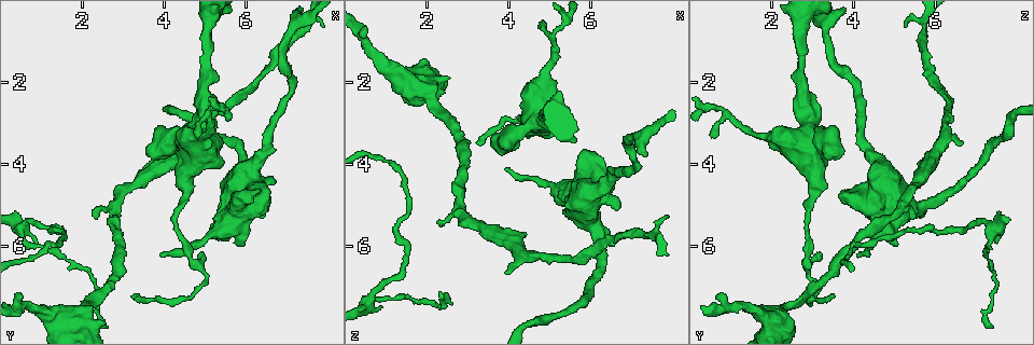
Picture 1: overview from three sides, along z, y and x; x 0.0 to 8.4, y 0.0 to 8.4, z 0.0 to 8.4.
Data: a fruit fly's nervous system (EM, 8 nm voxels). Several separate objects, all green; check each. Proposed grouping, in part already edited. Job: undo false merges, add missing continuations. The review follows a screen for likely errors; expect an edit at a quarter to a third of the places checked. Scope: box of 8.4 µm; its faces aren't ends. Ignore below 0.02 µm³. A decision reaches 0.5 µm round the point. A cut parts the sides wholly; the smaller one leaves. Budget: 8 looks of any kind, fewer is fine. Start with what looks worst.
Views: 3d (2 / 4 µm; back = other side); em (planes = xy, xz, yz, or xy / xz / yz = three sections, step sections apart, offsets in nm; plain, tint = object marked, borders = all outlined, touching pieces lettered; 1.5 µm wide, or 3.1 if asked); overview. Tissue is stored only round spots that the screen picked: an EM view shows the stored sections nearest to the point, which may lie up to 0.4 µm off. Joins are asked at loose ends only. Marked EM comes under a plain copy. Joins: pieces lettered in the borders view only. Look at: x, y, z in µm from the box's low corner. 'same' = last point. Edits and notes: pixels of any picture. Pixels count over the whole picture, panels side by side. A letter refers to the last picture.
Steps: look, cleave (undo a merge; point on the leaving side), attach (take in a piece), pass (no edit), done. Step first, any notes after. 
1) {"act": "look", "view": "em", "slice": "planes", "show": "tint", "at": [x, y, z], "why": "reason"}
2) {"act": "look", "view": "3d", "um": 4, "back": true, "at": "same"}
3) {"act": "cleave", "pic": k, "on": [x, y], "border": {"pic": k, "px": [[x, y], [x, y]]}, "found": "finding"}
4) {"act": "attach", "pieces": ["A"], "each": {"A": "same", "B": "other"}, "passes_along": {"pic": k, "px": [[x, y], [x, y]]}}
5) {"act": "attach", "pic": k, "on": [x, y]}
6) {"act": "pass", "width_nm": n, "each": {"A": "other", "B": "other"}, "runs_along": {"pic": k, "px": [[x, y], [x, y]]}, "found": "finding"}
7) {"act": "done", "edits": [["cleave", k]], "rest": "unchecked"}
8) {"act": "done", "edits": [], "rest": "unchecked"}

{"act": "look", "view": "em", "slice": "planes", "show": "tint", "at": [0.90, 5.95, 7.45], "why": "thin end"}

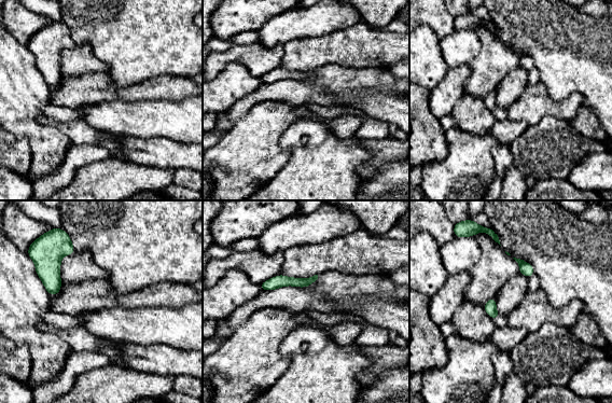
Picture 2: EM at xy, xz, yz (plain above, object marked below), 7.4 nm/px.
{"act": "look", "view": "em", "slice": "planes", "show": "borders", "at": "same", "why": "see the neighbours"}

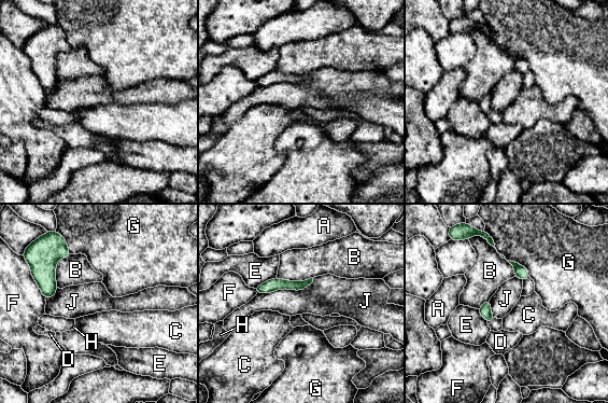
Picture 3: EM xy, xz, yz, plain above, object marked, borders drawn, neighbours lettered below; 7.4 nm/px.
{"act": "pass", "longest_contact_nm": ["J", 440], "each": {"A": "other", "B": "other", "C": "other", "D": "other", "E": "other", "F": "other", "G": "other", "H": "other", "J": "other"}, "runs_along": {"pic": 3, "px": [[307, 282], [272, 285], [257, 290]]}, "found": "no lettered piece goes on from it"}

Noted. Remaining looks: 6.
{"act": "look", "view": "3d", "um": 4, "at": [5.85, 5.95, 5.10], "why": "thick end"}

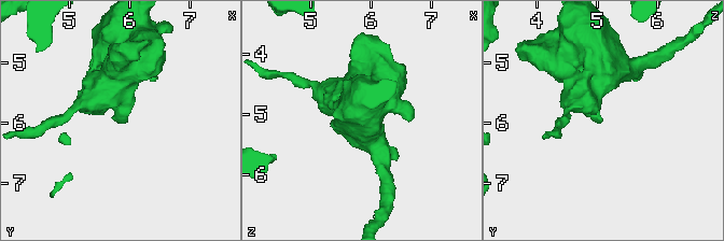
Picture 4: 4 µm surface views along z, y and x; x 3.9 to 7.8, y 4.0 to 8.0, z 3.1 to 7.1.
{"act": "look", "view": "em", "slice": "xz", "step": 8, "show": "borders", "at": [5.85, 5.95, 5.10]}

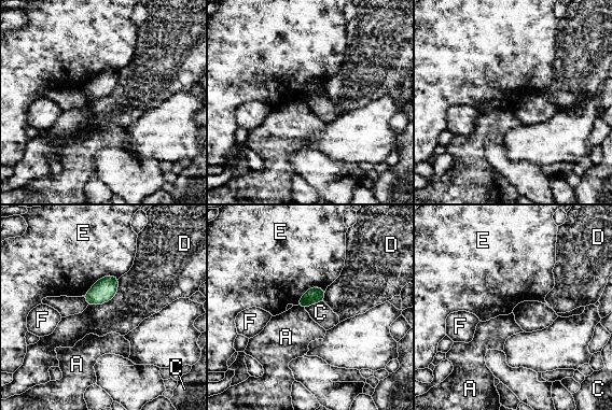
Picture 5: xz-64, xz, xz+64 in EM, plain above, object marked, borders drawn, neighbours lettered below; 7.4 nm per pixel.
{"act": "pass", "longest_contact_nm": ["D", 300], "each": {"A": "other", "C": "other", "D": "other", "E": "other", "F": "other"}, "border": {"pic": 5, "px": [[322, 300], [310, 304], [305, 309]]}, "found": "no lettered piece goes on from it"}

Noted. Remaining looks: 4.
{"act": "look", "view": "3d", "um": 2, "at": [4.90, 6.15, 3.25], "why": "thin end"}

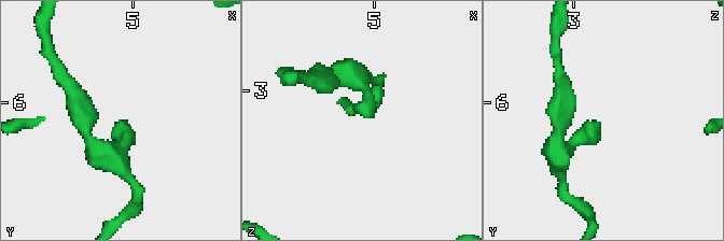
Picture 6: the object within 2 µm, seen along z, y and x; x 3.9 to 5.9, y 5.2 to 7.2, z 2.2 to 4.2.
{"act": "look", "view": "em", "slice": "planes", "show": "borders", "at": [4.88, 6.18, 3.20], "why": "now the EM"}

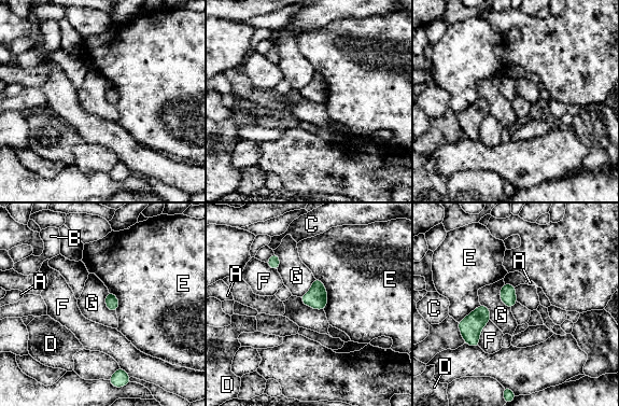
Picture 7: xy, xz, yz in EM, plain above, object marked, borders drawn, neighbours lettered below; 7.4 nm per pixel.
{"act": "pass", "each": {"A": "other", "B": "other", "C": "other", "D": "other", "E": "other", "F": "other", "G": "other"}, "border": {"pic": 7, "px": [[504, 282], [500, 299], [510, 309]]}, "found": "none of them fits"}

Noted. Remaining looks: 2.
{"act": "done", "edits": [], "rest": "unchecked"}

